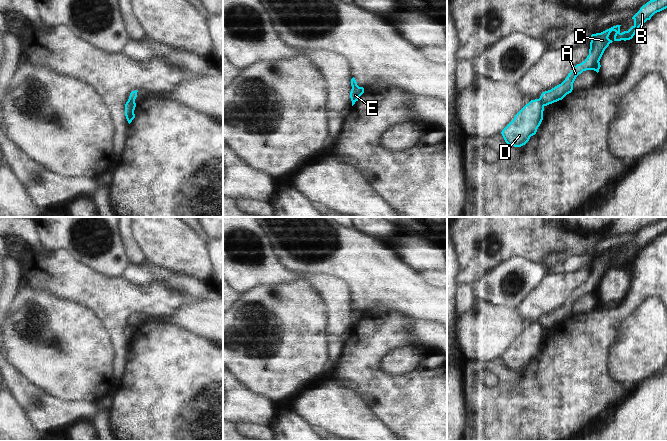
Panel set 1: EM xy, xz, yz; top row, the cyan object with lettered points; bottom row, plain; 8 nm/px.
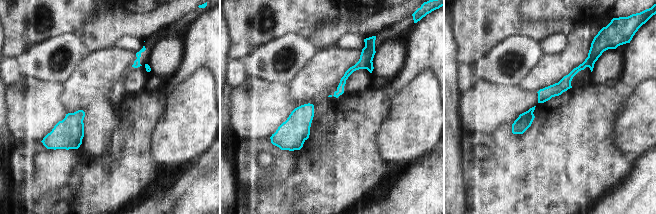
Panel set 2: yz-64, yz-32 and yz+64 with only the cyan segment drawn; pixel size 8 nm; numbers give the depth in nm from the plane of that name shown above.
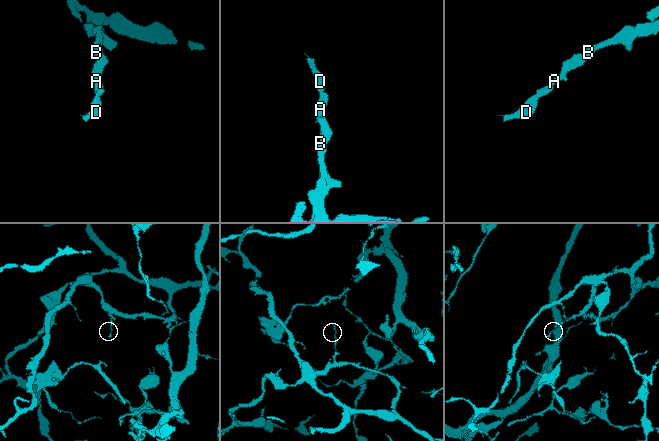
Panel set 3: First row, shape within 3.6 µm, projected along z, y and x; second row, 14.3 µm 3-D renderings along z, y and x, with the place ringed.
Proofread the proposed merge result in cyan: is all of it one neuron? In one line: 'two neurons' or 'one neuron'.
two neurons

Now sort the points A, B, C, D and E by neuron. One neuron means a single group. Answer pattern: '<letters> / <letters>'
A B C E / D

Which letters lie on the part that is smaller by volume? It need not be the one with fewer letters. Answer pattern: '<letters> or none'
D

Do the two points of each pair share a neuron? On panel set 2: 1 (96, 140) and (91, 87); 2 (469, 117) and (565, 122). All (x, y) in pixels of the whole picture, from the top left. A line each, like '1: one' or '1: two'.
1: one
2: two

